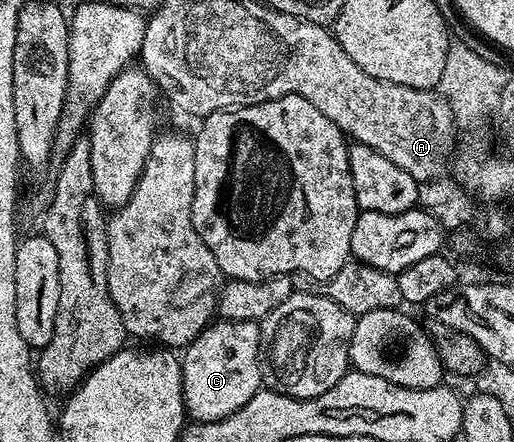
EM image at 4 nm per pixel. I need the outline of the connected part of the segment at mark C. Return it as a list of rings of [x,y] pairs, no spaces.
[[[225,319],[209,323],[201,335],[183,348],[180,368],[184,409],[189,420],[205,423],[230,417],[262,387],[259,322]]]

